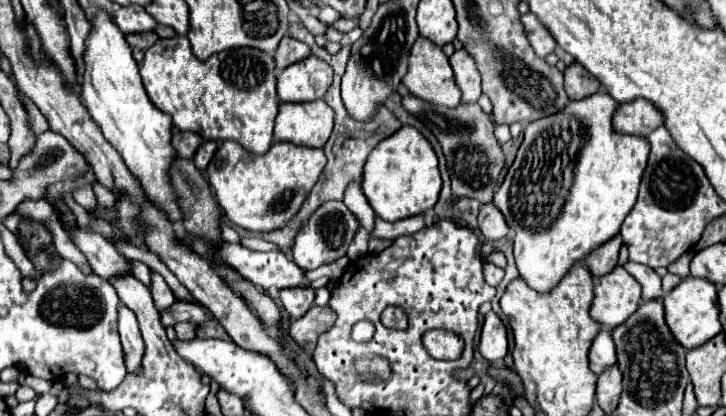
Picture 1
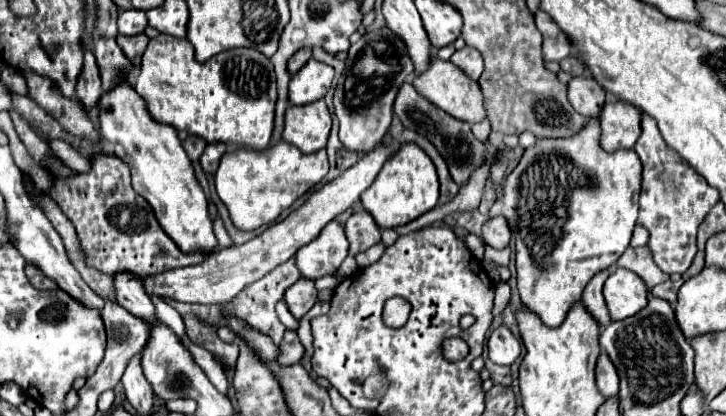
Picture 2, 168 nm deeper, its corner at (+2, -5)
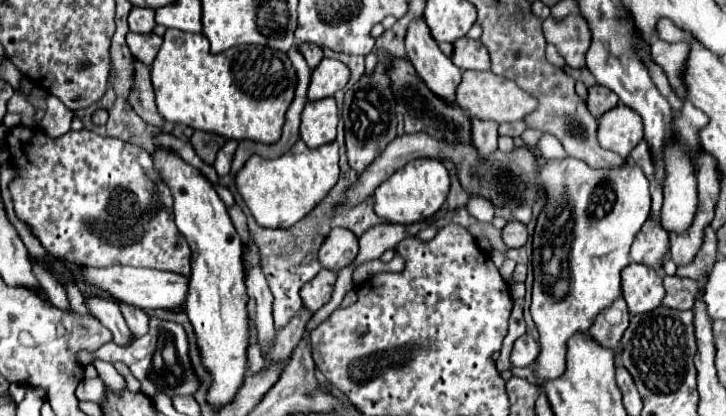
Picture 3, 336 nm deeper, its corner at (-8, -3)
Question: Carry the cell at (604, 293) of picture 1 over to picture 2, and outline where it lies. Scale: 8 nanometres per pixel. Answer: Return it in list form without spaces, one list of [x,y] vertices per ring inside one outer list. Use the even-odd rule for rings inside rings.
[[[615,268],[611,272],[611,276],[605,282],[603,294],[607,300],[611,320],[629,318],[629,316],[637,314],[639,310],[643,310],[649,302],[649,298],[647,298],[649,290],[647,290],[645,282],[637,274],[629,272],[625,268]]]

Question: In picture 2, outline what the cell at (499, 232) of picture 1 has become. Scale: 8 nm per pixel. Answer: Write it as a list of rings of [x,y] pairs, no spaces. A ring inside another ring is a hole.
[[[497,216],[497,218],[493,218],[493,220],[487,220],[487,222],[483,224],[483,240],[485,240],[489,246],[497,248],[497,250],[509,246],[511,230],[509,230],[509,226],[507,226],[507,220],[505,220],[503,216]]]

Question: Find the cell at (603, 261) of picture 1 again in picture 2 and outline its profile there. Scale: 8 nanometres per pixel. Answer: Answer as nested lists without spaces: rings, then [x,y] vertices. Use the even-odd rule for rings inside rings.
[[[603,270],[599,274],[593,276],[593,280],[587,284],[585,292],[583,292],[583,306],[587,308],[587,312],[597,320],[597,324],[601,328],[605,328],[611,318],[609,318],[609,310],[605,306],[605,298],[603,298],[603,282],[607,280],[607,276],[611,274],[611,270]]]

